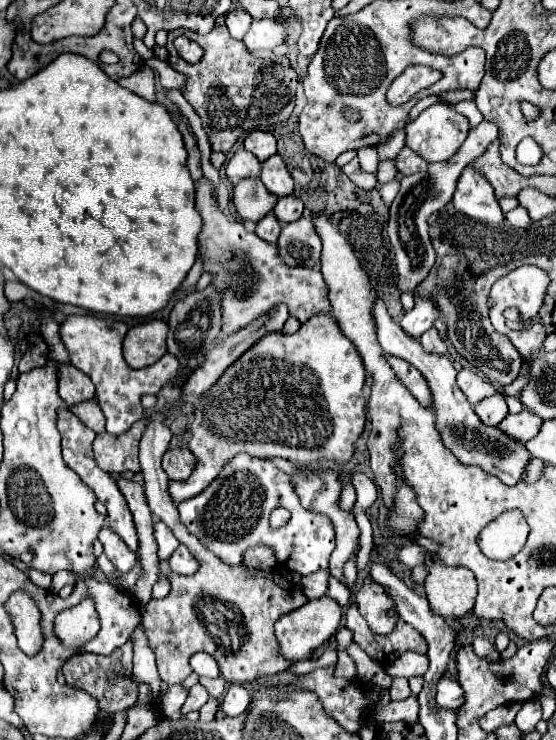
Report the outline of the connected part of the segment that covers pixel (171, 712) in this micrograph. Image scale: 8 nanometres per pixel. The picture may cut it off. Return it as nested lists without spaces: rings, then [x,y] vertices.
[[[175,685],[171,687],[167,693],[165,693],[165,699],[161,703],[161,709],[163,709],[163,715],[171,721],[177,721],[181,719],[181,707],[185,703],[185,697],[187,697],[187,691],[183,691],[181,685]]]

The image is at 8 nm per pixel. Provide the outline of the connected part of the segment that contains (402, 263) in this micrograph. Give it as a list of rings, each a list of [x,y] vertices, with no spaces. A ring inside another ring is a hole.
[[[483,121],[477,127],[469,129],[469,137],[465,139],[465,143],[457,151],[457,155],[453,155],[453,159],[433,163],[425,175],[413,173],[409,177],[401,177],[401,189],[395,197],[395,201],[391,203],[391,211],[389,211],[389,239],[395,247],[395,257],[397,257],[397,271],[399,271],[397,291],[399,293],[415,291],[415,287],[429,275],[431,267],[435,265],[435,251],[431,247],[429,233],[427,233],[427,217],[431,213],[439,211],[447,201],[451,201],[461,171],[471,161],[481,157],[485,153],[487,145],[497,137],[499,137],[497,125]]]

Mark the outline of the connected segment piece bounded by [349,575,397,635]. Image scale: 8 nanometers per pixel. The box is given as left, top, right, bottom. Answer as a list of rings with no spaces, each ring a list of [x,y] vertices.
[[[369,575],[361,584],[365,584],[365,589],[359,589],[359,585],[355,585],[355,589],[349,589],[353,603],[359,607],[359,613],[365,617],[365,621],[369,623],[369,629],[373,633],[389,635],[397,623],[397,619],[387,615],[387,611],[395,607],[393,599]]]

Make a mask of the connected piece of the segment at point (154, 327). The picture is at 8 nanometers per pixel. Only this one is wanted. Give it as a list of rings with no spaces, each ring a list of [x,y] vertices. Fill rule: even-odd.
[[[153,319],[143,325],[135,325],[129,329],[123,341],[123,357],[131,369],[143,369],[157,363],[165,351],[167,323],[161,319]]]

